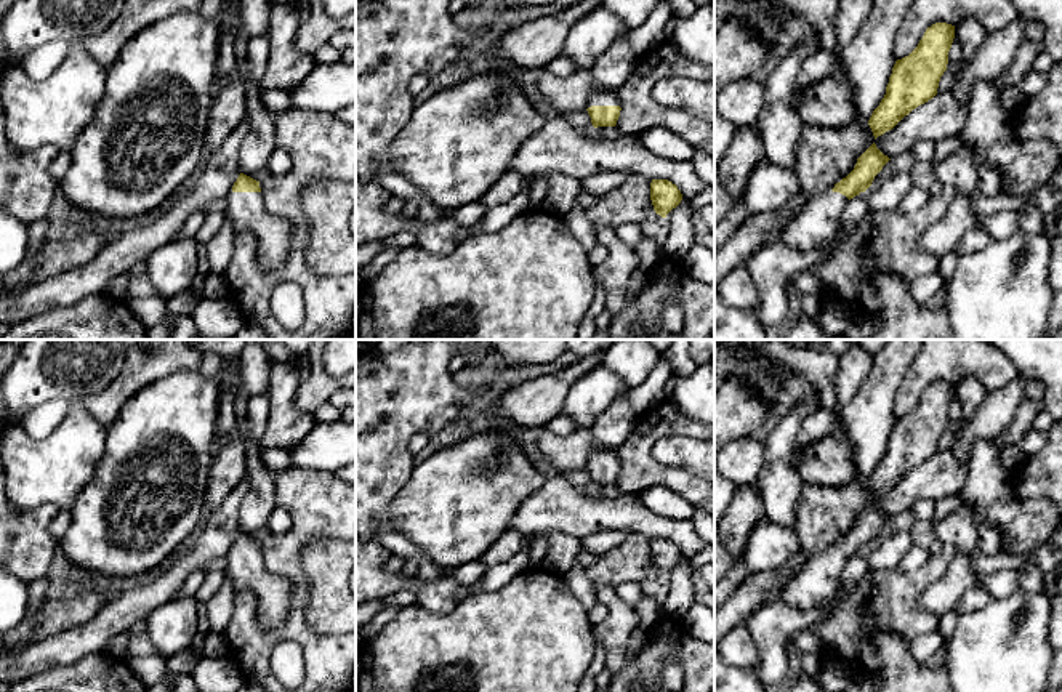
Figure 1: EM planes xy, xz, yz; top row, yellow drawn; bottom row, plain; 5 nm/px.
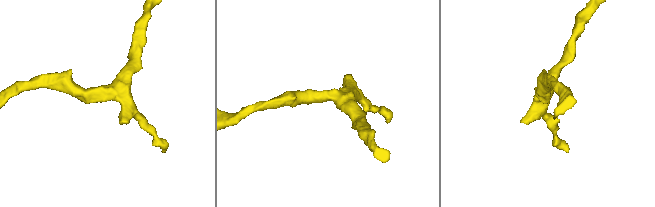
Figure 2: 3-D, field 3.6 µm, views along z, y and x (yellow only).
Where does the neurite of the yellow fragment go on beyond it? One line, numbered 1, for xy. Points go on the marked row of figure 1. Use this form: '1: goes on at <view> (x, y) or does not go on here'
1: goes on at xy (245, 210)

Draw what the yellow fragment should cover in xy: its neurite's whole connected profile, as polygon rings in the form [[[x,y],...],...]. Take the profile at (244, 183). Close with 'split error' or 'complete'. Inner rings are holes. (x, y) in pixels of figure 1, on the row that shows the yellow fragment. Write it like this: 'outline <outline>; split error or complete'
outline [[[240,173],[226,195],[226,216],[231,219],[232,229],[239,232],[251,232],[259,248],[259,261],[264,266],[280,266],[288,258],[293,239],[292,224],[279,224],[266,208],[259,187],[259,181]]]; split error

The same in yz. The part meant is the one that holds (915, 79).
outline [[[935,22],[908,56],[895,61],[886,95],[868,120],[875,139],[937,95],[953,38],[955,26]]]; complete

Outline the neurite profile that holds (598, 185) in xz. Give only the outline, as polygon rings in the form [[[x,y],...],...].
[[[601,171],[583,178],[580,184],[586,192],[601,197],[620,186],[630,175],[631,171]]]

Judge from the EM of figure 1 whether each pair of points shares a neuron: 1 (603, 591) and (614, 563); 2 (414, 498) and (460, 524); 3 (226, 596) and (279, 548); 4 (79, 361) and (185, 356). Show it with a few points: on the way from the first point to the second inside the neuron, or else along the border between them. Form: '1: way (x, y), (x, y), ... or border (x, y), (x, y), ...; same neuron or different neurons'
1: border (596, 582), (614, 587); different neurons
2: way (425, 510), (446, 510), (449, 513); same neuron
3: border (236, 593), (233, 617), (225, 630); different neurons
4: border (125, 356), (122, 369), (101, 390); different neurons

